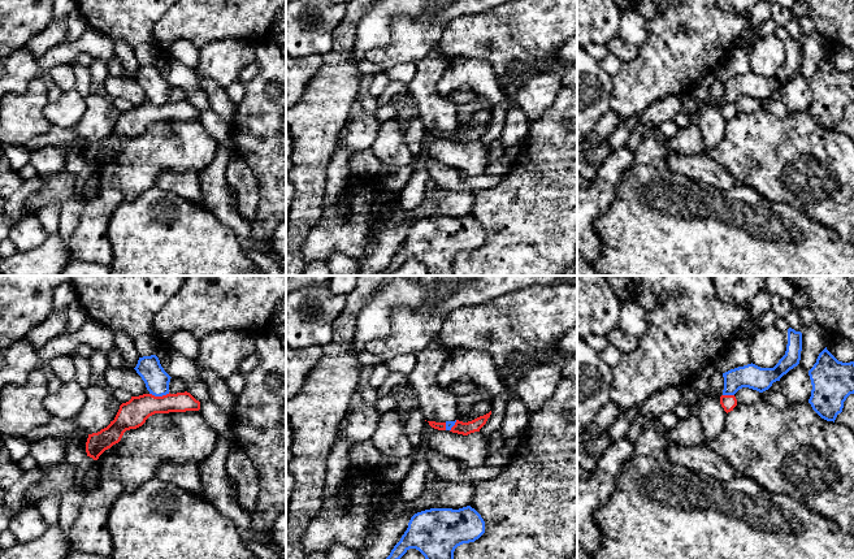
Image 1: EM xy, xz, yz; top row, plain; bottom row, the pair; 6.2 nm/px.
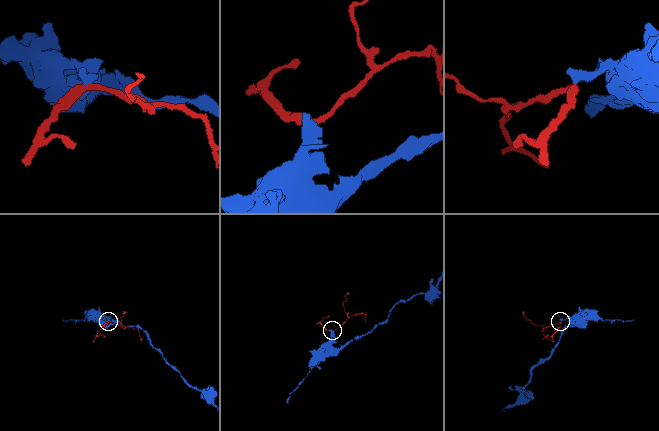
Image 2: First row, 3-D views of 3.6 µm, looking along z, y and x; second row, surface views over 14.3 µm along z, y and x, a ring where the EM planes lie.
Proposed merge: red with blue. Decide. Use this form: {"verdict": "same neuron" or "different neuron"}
{"verdict": "different neuron"}

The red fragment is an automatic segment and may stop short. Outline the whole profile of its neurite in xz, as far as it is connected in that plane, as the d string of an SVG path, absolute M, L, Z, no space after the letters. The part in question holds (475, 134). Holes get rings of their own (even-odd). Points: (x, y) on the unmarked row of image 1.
M491 120L468 131L456 129L455 134L451 136L450 140L463 143L463 144L468 144L471 142L480 140L480 138L486 133L490 124L491 124Z

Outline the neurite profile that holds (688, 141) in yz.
M698 125L681 127L671 139L667 139L667 146L677 155L701 155L705 151L703 135Z

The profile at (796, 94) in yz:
M801 73L790 78L780 87L780 100L784 103L788 112L806 110L811 105L811 88L809 79Z

